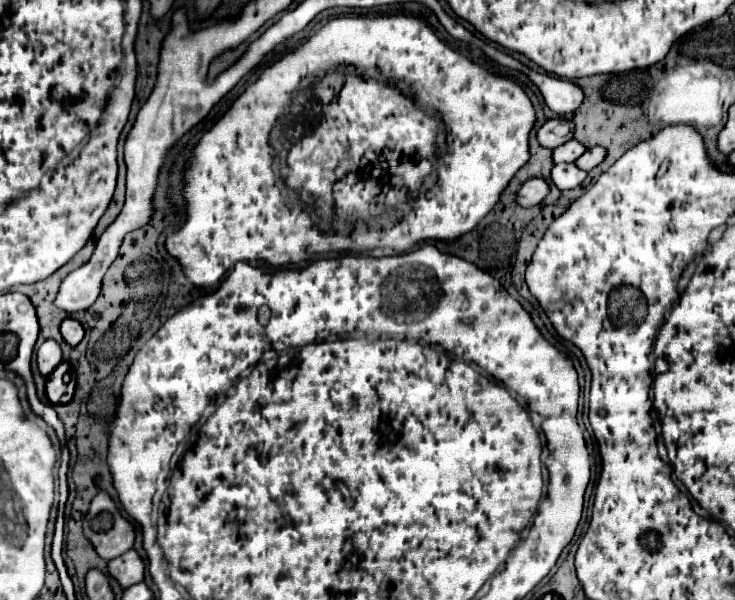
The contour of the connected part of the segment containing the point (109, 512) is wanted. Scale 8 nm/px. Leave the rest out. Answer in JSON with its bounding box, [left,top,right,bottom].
[82,492,134,560]

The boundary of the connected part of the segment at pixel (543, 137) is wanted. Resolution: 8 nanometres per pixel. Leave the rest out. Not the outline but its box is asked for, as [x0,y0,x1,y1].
[536,118,572,148]

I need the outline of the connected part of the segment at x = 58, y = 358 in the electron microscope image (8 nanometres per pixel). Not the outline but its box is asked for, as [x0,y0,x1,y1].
[36,340,62,376]

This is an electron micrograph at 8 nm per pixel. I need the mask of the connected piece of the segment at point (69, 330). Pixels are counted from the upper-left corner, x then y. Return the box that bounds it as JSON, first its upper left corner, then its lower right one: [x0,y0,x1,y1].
[60,318,84,346]

